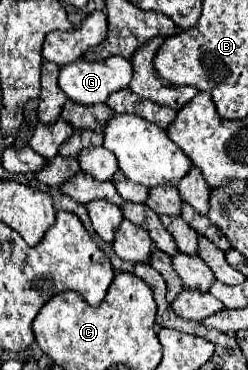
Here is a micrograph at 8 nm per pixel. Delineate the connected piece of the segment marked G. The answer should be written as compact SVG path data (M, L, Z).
M109 57L105 61L79 59L77 63L69 63L61 67L59 87L71 101L81 105L95 105L95 103L105 103L111 93L127 89L131 79L133 79L133 67L131 67L131 61L127 59L121 59L121 57Z

